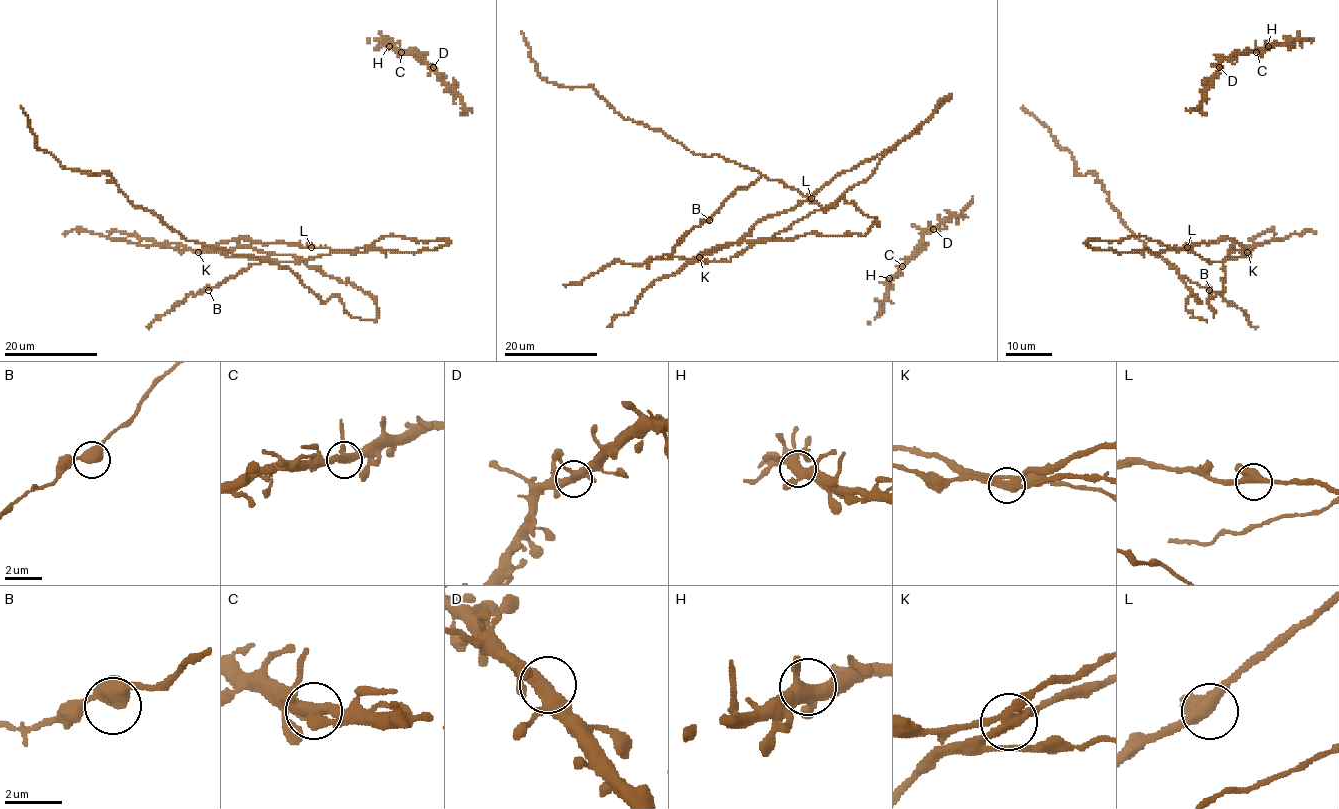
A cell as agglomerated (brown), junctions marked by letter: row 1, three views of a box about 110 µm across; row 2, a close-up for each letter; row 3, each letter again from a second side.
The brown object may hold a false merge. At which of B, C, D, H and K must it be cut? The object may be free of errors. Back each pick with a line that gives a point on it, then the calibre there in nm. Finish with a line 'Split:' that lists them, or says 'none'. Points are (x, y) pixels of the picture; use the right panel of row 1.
K: Place: (1247, 252). Thickness 320 nm
Split: K

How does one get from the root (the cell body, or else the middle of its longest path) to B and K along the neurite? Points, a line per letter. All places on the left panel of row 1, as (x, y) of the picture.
B: (279, 254), (368, 292), (376, 320), (350, 317), (336, 295), (321, 302), (287, 268), (267, 261), (208, 290)
K: (279, 254), (263, 253), (244, 246), (198, 252)

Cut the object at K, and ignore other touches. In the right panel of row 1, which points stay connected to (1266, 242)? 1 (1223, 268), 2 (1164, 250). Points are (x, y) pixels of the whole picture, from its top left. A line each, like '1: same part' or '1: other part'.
1: other part
2: same part

